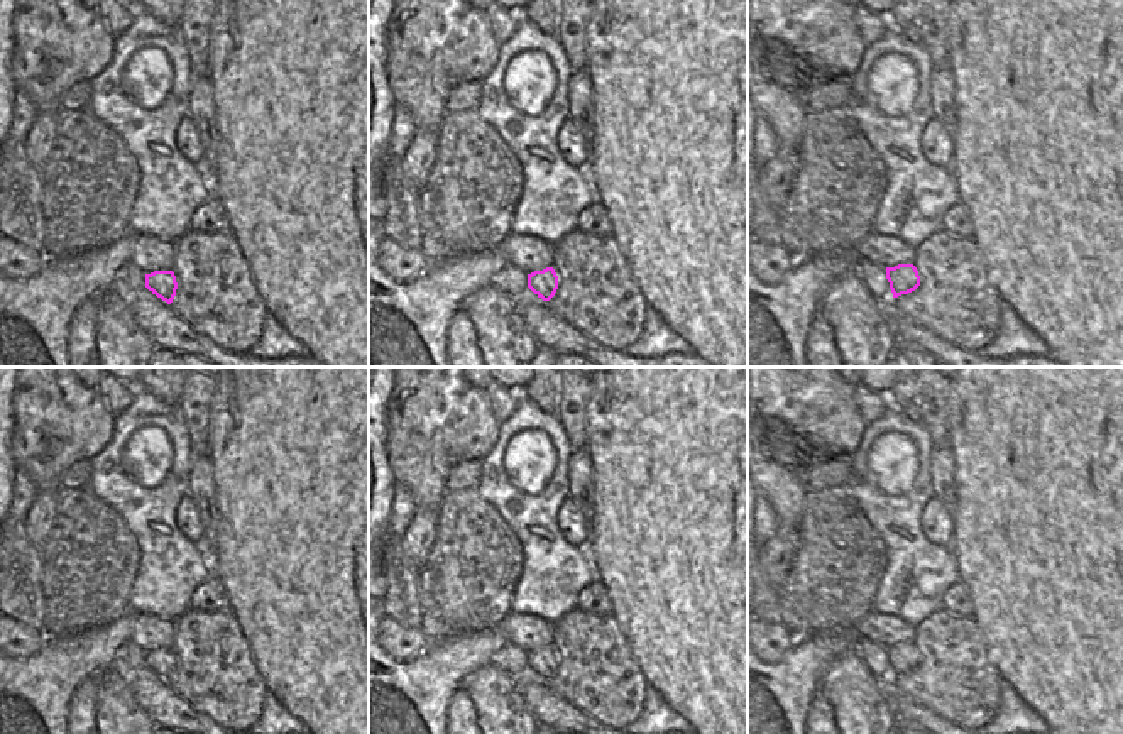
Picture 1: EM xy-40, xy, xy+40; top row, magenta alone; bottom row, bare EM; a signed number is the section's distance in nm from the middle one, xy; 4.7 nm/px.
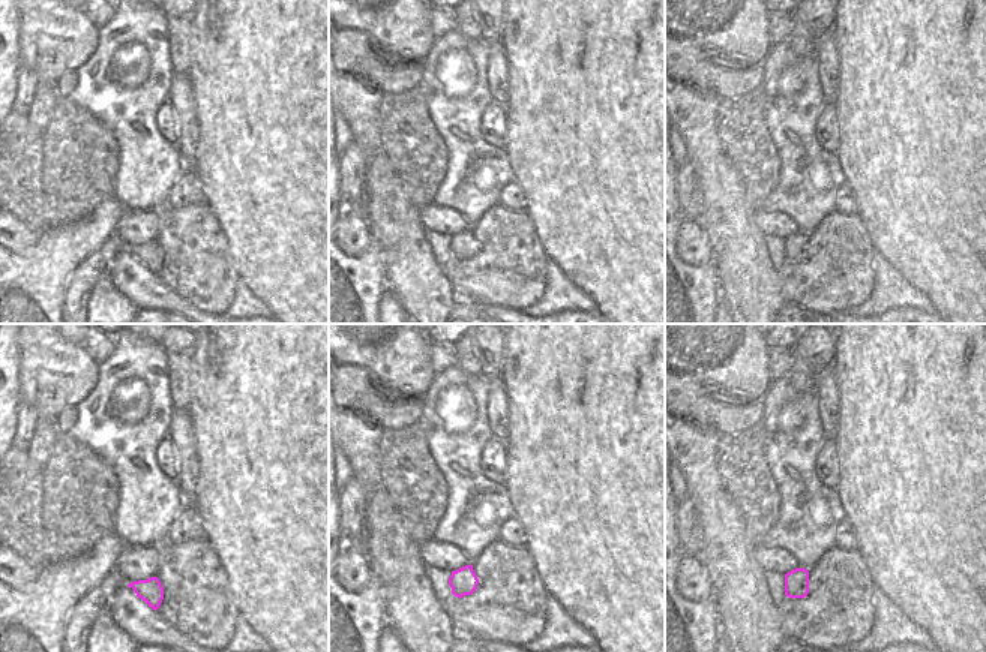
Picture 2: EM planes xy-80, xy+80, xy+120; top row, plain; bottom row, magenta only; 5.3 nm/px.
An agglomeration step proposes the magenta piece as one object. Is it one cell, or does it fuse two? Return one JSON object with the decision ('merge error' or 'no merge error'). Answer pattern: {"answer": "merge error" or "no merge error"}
{"answer": "no merge error"}

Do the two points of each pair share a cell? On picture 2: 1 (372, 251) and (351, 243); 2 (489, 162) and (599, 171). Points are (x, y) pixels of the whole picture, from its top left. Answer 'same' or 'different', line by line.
1: different
2: different

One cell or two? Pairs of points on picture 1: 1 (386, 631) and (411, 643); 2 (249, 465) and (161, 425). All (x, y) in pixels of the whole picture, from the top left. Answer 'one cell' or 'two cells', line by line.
1: one cell
2: two cells

